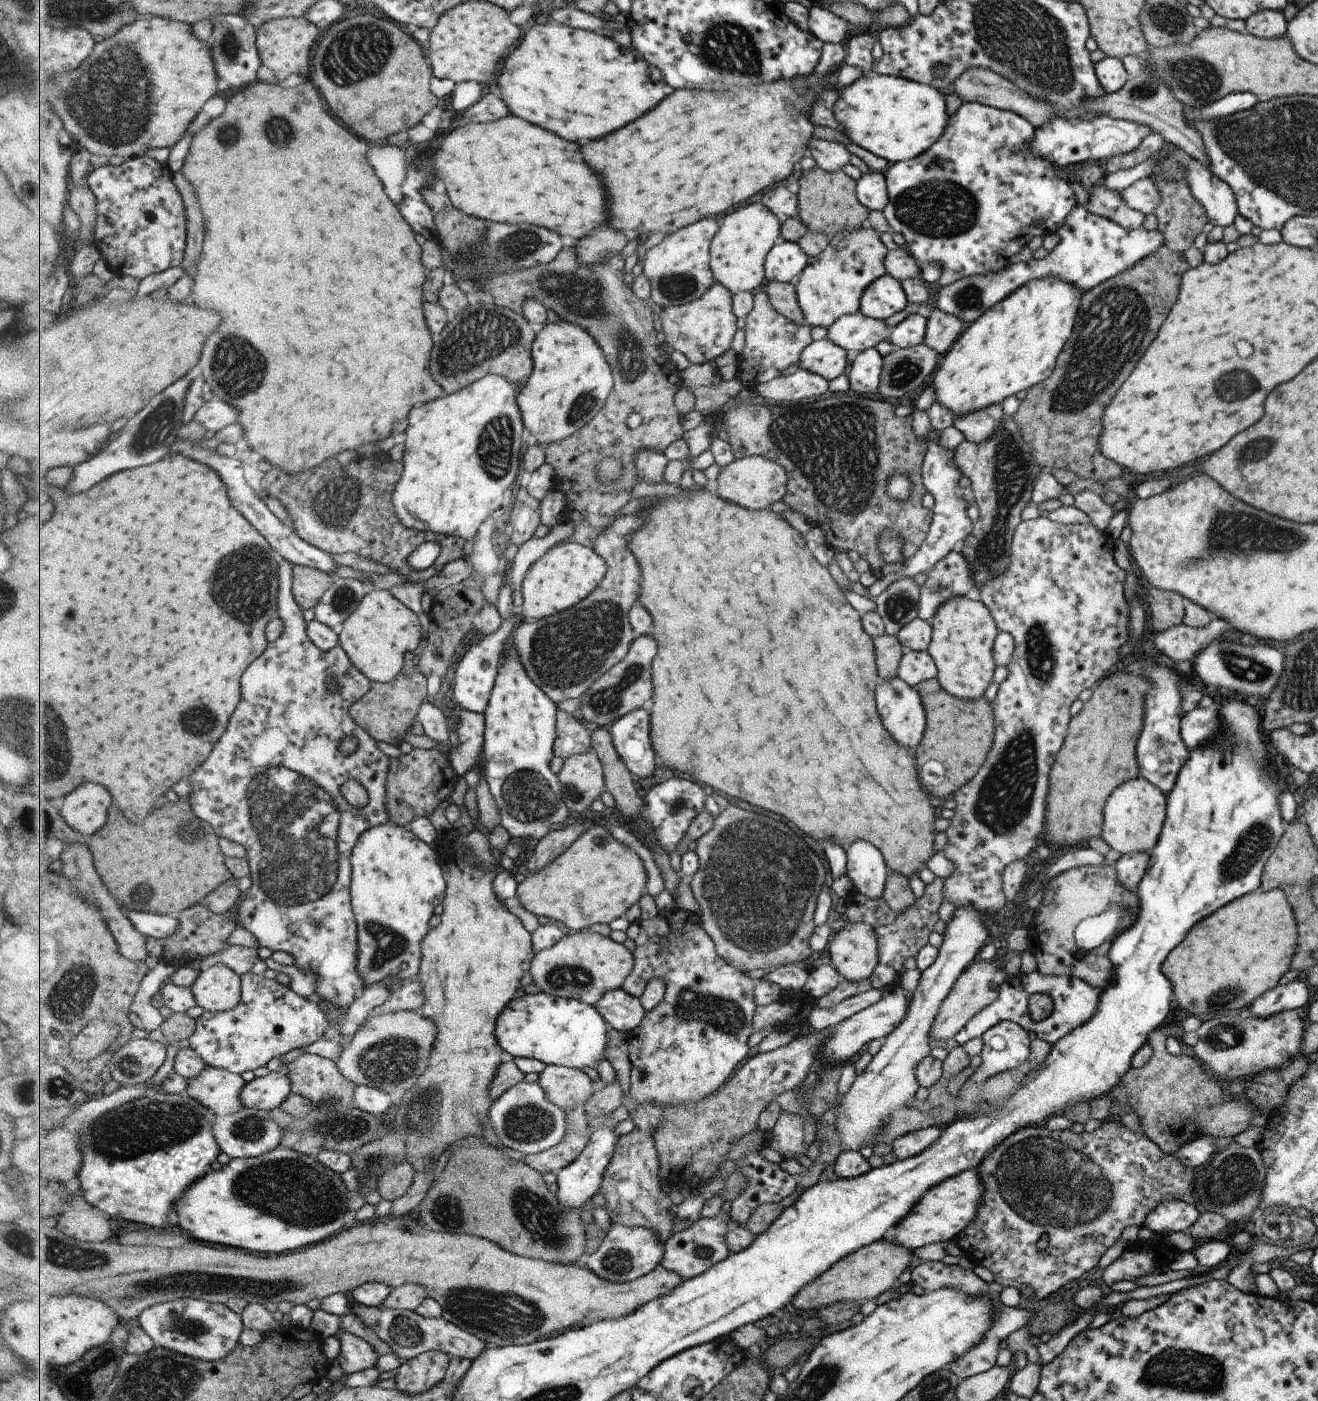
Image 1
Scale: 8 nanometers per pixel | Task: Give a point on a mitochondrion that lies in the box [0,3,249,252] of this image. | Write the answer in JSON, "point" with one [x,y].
{"point":[111,102]}

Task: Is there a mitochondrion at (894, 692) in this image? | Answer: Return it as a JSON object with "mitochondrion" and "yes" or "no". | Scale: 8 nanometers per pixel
{"mitochondrion":"yes"}

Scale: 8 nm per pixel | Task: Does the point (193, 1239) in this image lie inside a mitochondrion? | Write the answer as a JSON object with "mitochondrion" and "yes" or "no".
{"mitochondrion":"no"}

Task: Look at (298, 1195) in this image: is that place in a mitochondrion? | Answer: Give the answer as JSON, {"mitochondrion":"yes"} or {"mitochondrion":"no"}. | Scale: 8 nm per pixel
{"mitochondrion":"yes"}

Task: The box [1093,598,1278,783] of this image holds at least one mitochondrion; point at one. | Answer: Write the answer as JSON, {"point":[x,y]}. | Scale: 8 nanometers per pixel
{"point":[1157,740]}

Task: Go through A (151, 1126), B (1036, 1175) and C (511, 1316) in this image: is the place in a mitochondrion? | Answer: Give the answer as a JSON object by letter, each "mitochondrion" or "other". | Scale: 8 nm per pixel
{"A":"mitochondrion","B":"mitochondrion","C":"mitochondrion"}

